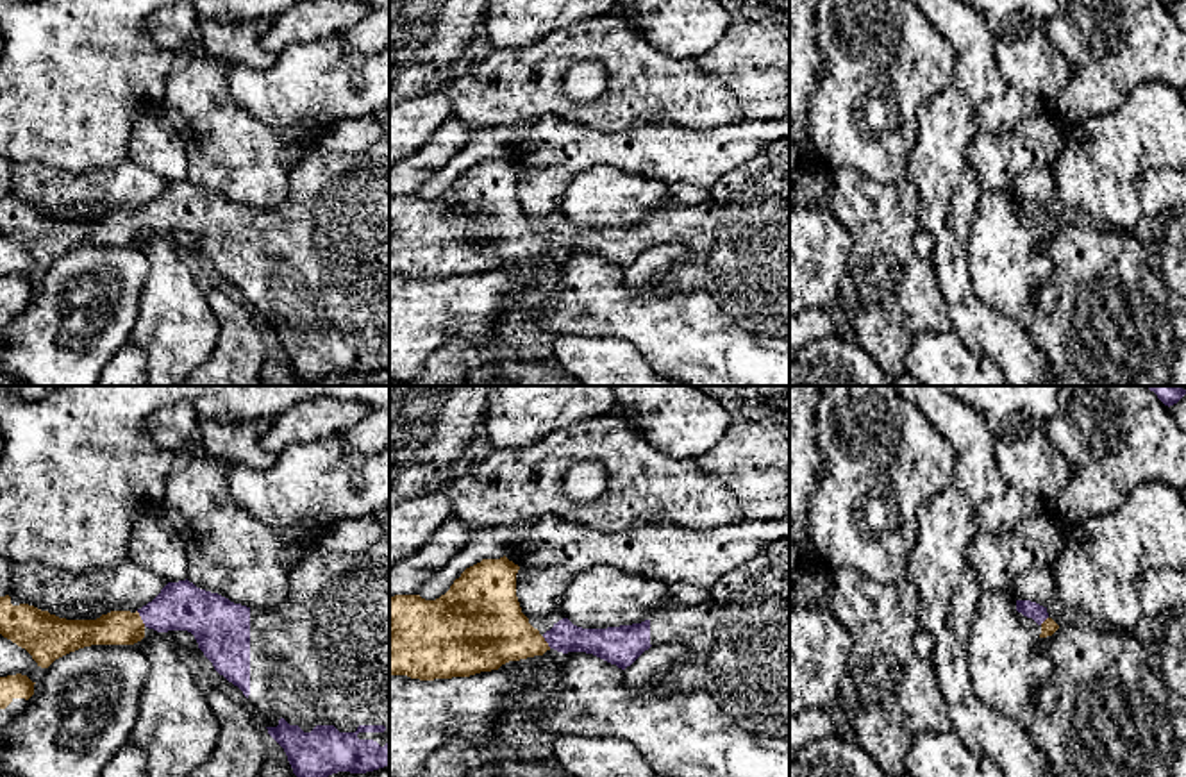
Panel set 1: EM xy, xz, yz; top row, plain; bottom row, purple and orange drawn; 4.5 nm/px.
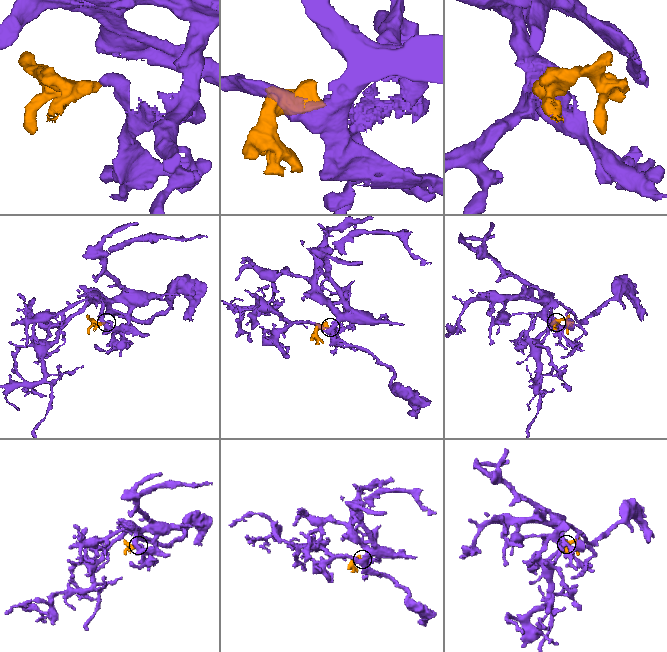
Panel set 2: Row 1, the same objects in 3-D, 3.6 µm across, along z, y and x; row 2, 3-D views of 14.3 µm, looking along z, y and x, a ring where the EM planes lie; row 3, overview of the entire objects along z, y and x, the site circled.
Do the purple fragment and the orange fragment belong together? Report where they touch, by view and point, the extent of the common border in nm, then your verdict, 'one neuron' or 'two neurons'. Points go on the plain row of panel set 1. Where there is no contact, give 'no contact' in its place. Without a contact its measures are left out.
contact xy (141, 218); length 80 nm; one neuron

